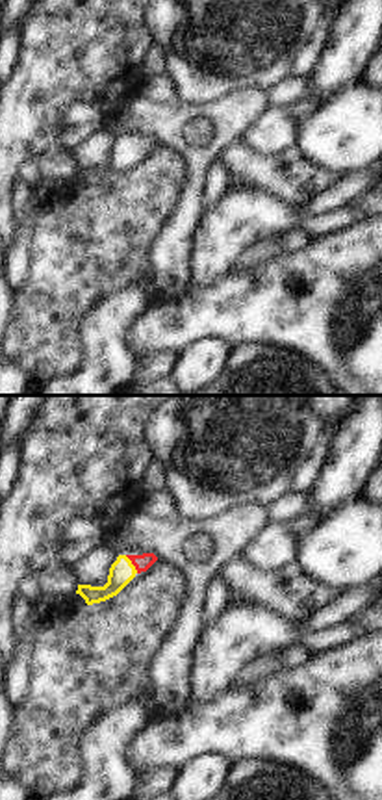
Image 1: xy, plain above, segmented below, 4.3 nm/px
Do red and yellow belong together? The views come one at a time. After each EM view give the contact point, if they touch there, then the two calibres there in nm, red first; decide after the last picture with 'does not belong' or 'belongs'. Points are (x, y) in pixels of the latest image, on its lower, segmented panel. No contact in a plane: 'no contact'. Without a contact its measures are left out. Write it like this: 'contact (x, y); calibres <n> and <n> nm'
contact (132, 563); calibres 70 and 110 nm

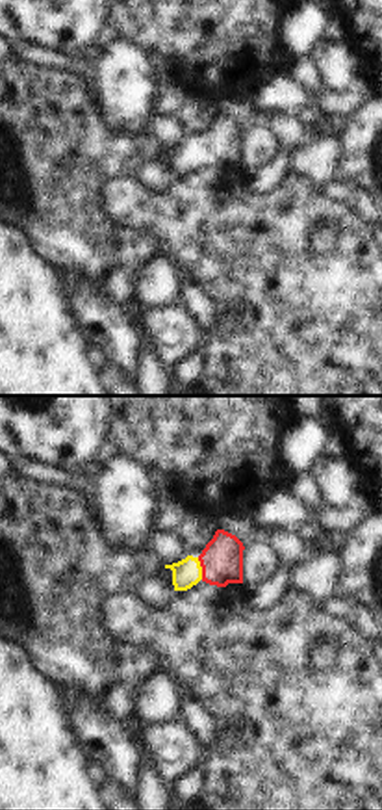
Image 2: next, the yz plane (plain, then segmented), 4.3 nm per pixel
contact (203, 569); calibres 180 and 120 nm

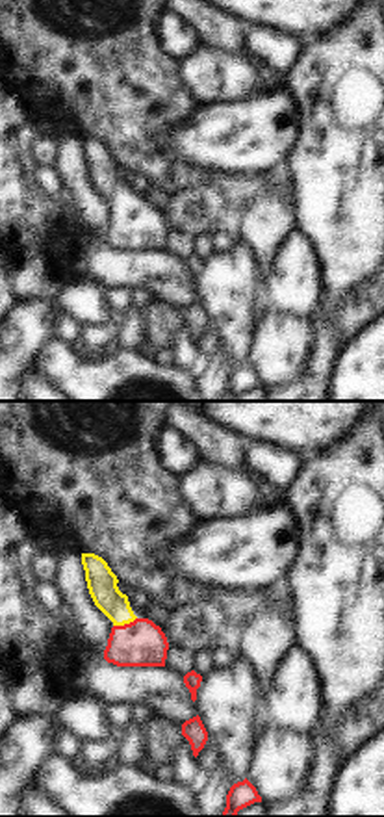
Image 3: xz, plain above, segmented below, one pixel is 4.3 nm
contact (125, 624); calibres 200 and 130 nm

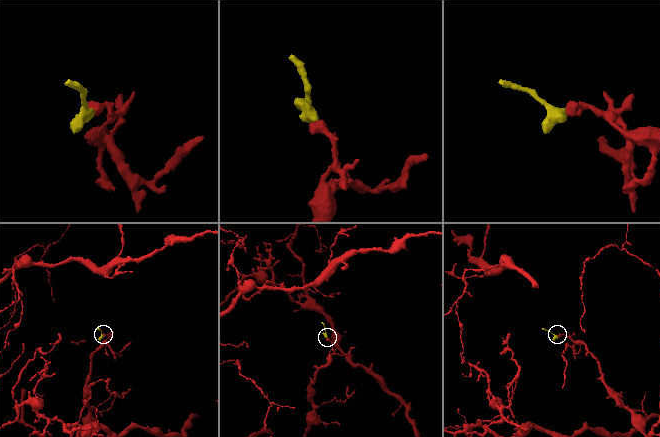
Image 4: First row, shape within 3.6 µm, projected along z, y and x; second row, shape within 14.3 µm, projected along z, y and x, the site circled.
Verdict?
belongs

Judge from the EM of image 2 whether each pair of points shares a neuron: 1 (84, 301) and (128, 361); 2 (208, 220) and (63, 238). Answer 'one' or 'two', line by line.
1: one
2: two

